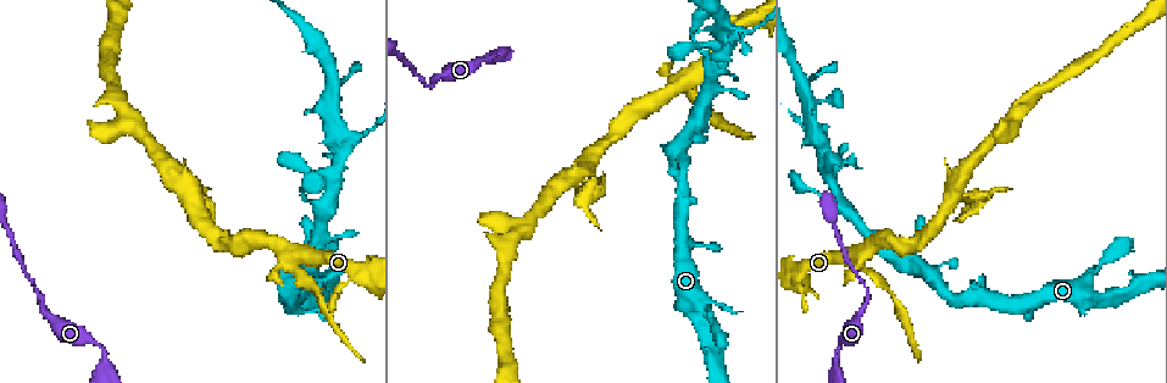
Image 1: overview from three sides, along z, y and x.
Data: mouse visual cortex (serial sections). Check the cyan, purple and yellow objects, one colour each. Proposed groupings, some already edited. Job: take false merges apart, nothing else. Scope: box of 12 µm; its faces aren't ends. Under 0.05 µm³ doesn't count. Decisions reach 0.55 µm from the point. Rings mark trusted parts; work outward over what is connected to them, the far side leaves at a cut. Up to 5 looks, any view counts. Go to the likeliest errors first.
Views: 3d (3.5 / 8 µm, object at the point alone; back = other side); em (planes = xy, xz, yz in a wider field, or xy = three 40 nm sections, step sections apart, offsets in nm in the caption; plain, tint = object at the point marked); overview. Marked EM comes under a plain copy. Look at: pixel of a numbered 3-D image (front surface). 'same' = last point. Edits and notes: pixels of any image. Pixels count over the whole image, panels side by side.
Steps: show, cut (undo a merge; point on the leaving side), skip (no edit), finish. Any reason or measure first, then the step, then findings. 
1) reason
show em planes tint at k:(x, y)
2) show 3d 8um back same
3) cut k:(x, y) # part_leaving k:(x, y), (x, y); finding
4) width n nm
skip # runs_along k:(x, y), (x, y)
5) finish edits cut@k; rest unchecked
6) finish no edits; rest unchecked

two arms in line, one across
show 3d 3.5um at 1:(681, 76)

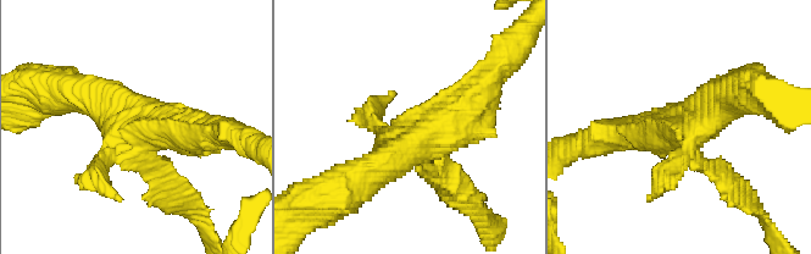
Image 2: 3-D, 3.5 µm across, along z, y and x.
show em xy step 1 tint at 2:(692, 145)

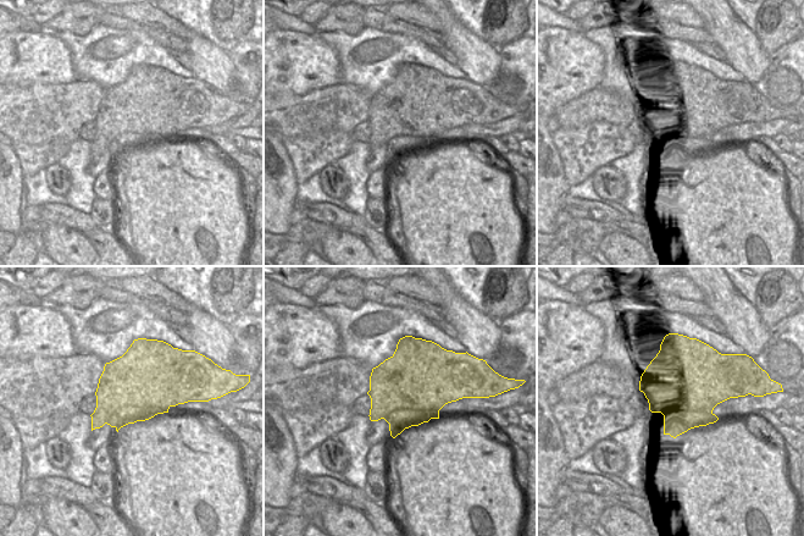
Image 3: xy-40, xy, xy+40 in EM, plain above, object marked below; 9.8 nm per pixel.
skip # runs_along 2:(479, 89), (439, 127), (353, 183); all the same cell

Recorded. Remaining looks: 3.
side arm on a straight run
show 3d 3.5um at 1:(196, 198)

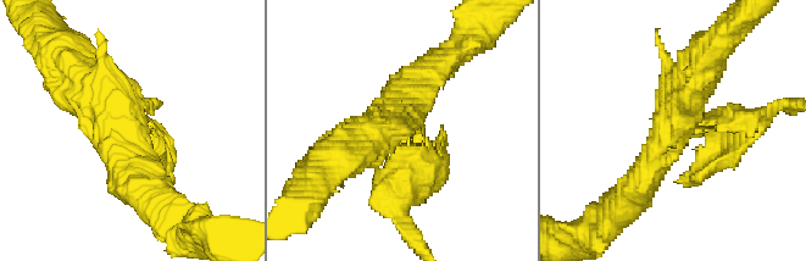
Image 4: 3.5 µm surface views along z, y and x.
now the EM
show em planes tint at 4:(409, 139)

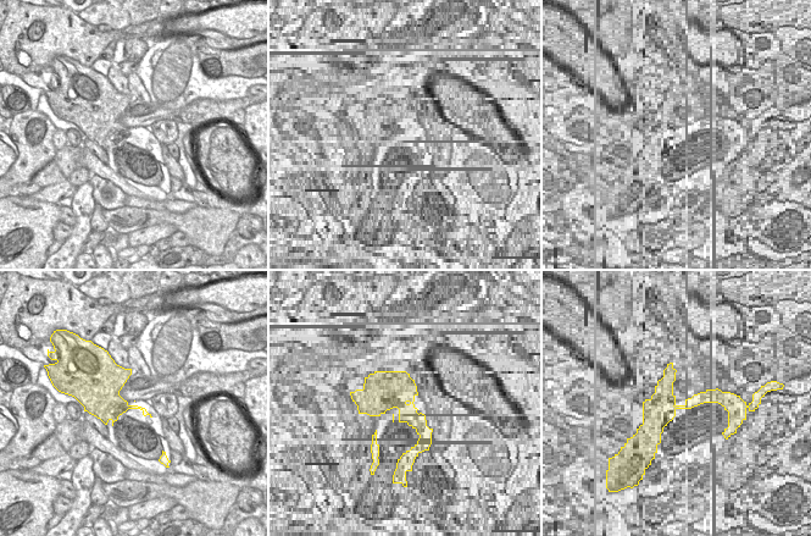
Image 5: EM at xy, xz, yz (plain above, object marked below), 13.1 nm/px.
skip # runs_along 4:(144, 192), (99, 94), (68, 65); one cell here

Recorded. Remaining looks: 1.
finish no edits; rest unchecked

